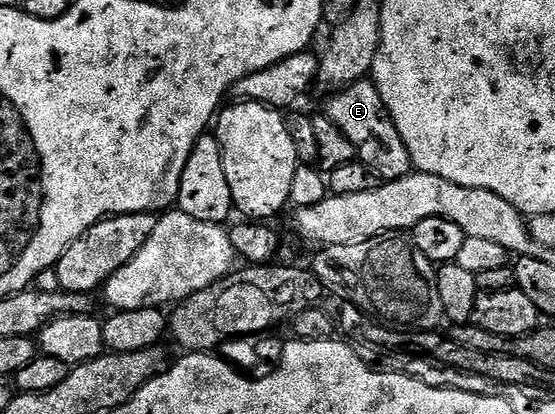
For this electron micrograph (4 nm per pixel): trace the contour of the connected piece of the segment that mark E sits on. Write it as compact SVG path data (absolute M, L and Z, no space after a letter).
M371 81L351 83L348 87L339 88L335 93L329 95L332 96L328 99L326 113L330 117L330 121L334 121L334 125L338 125L338 129L342 129L342 133L346 133L347 139L350 140L350 145L354 145L356 158L359 162L366 164L374 174L380 176L381 180L384 181L401 179L413 174L414 168L410 153L406 149L406 145L402 141L402 137L398 133L398 129L394 125L390 113L386 109L386 105L378 93L375 83Z

